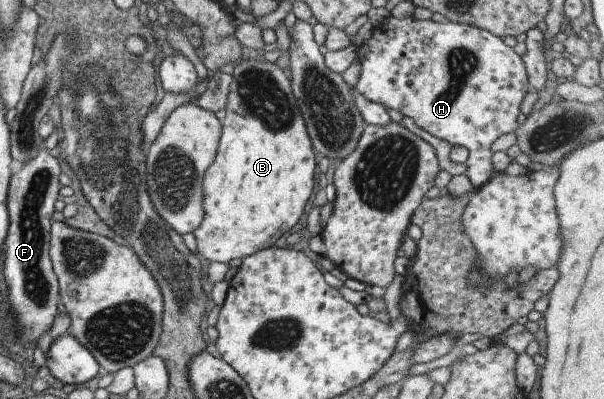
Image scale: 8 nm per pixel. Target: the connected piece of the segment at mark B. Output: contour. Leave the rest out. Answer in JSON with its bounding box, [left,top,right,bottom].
[194,60,317,264]

